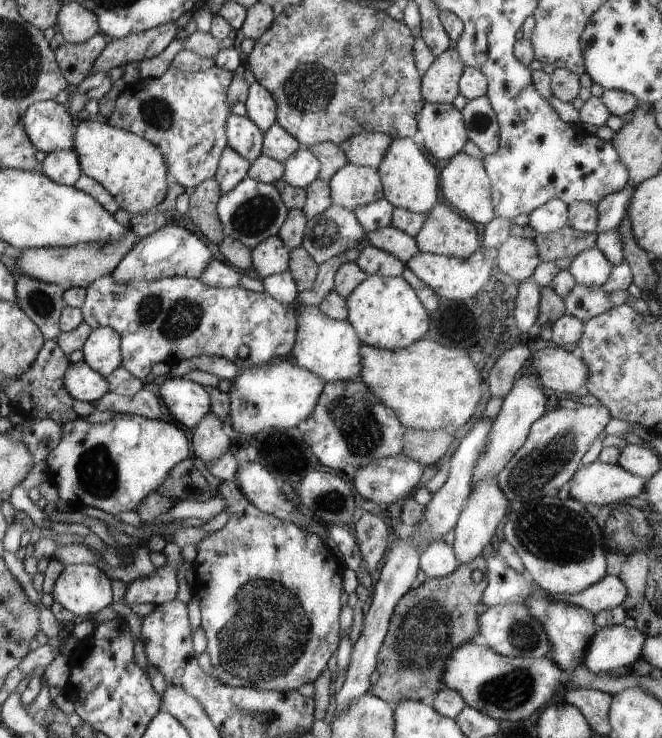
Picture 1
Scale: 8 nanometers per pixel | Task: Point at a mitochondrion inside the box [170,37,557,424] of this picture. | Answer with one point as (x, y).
(308, 89)

